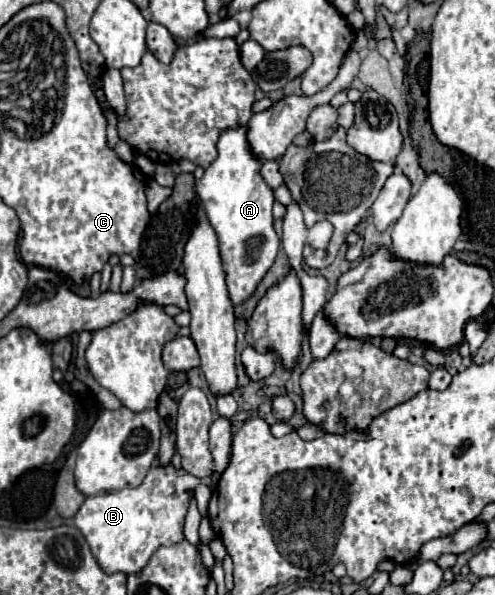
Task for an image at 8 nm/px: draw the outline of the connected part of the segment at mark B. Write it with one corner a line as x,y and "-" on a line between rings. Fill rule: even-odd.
173,465
153,467
147,479
135,489
101,491
87,497
73,517
73,523
85,535
93,557
107,575
119,571
125,575
137,573
147,565
157,547
173,545
183,539
183,521
189,499
200,483
215,488
218,481
212,475
205,479
195,479
191,475
181,477

